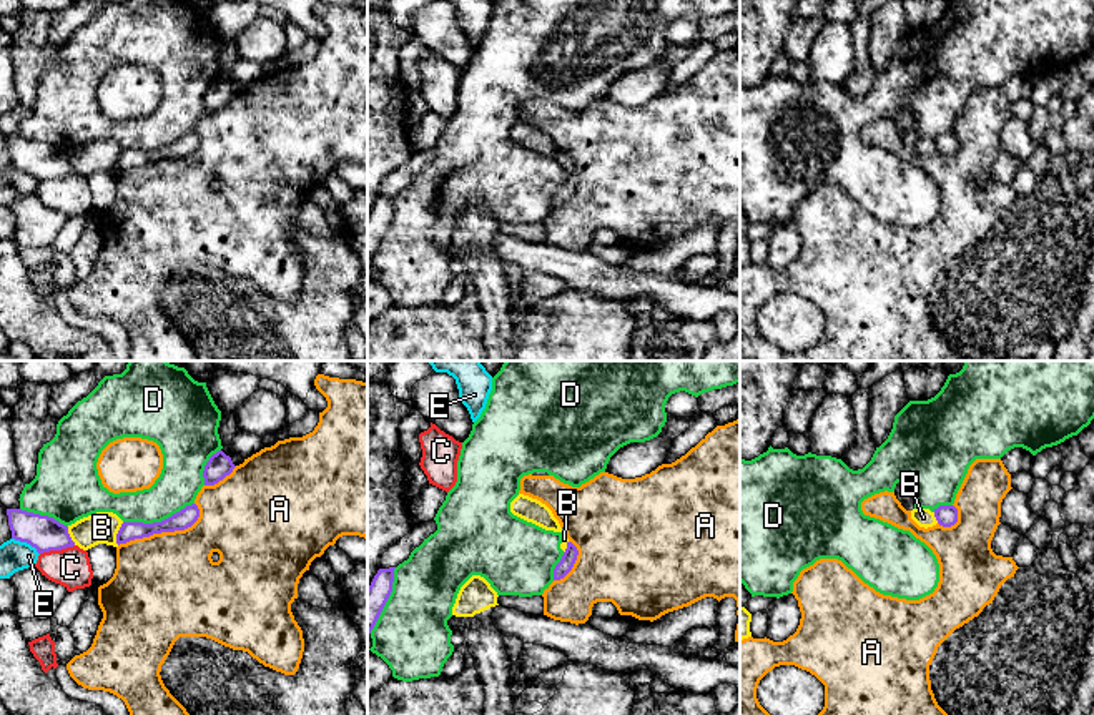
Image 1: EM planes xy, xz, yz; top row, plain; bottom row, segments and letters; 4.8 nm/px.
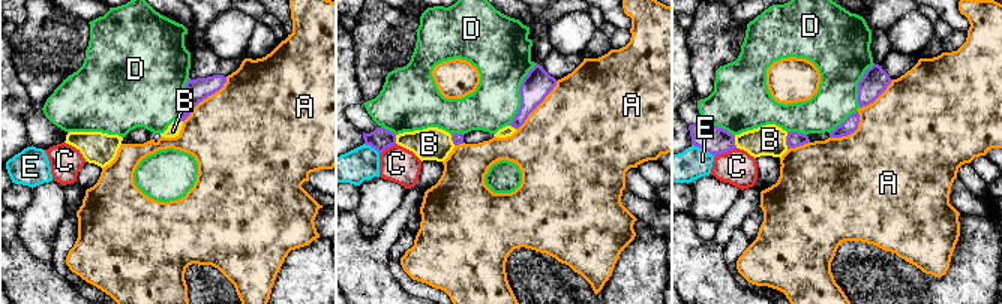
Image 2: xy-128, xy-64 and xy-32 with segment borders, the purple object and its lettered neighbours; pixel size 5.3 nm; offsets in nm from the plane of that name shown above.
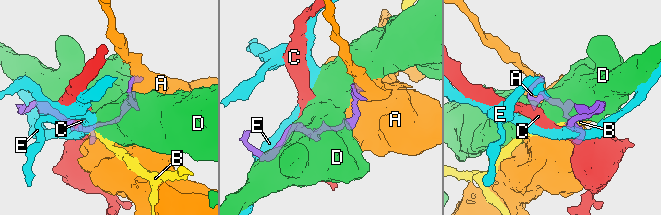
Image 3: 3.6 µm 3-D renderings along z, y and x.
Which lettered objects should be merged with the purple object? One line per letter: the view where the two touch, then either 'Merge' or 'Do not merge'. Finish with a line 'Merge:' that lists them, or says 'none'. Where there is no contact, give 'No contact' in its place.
A: Touches purple in xy. Do not merge
B: Touches purple in xy. Do not merge
C: Touches purple in xy. Do not merge
D: Touches purple in xy. Do not merge
E: Touches purple in xy. Do not merge
Merge: none

